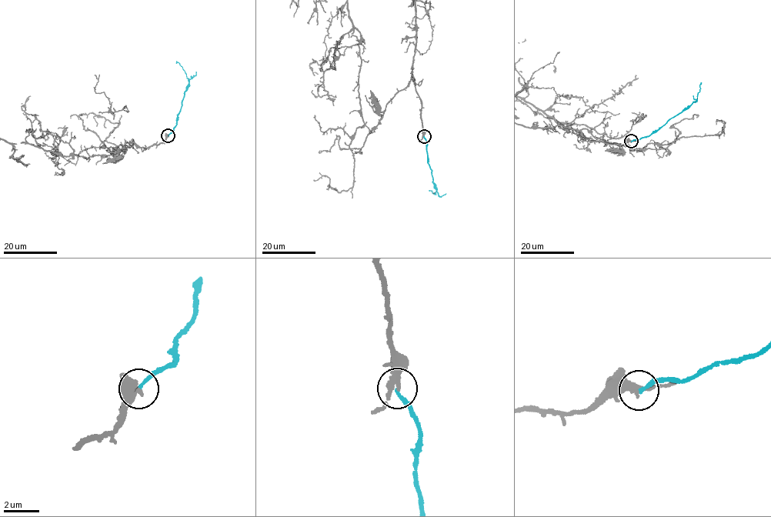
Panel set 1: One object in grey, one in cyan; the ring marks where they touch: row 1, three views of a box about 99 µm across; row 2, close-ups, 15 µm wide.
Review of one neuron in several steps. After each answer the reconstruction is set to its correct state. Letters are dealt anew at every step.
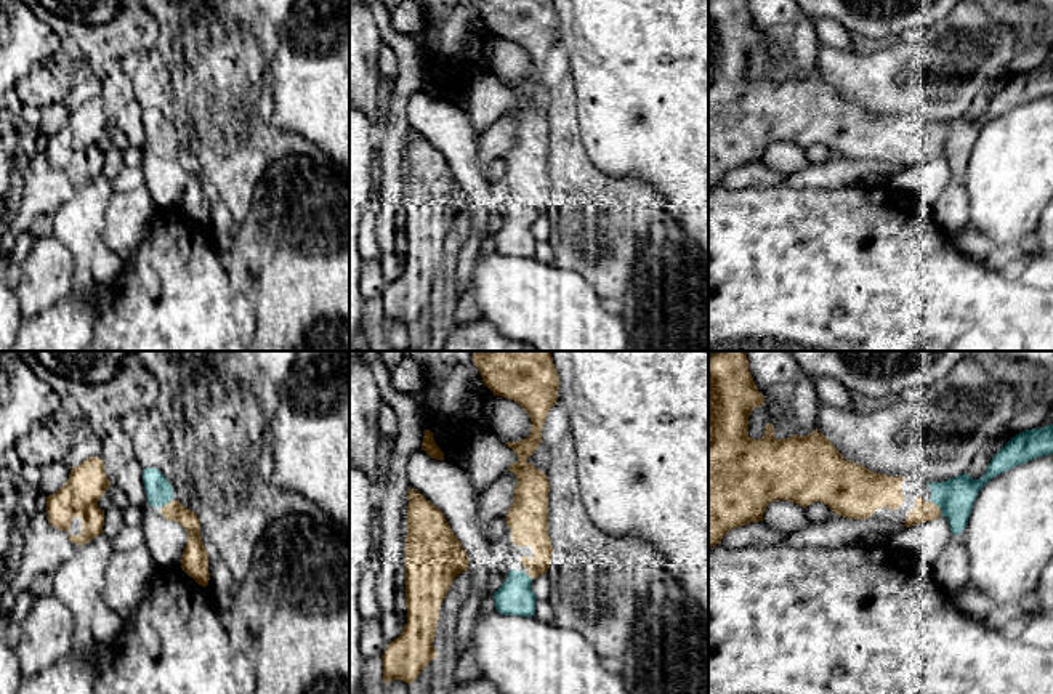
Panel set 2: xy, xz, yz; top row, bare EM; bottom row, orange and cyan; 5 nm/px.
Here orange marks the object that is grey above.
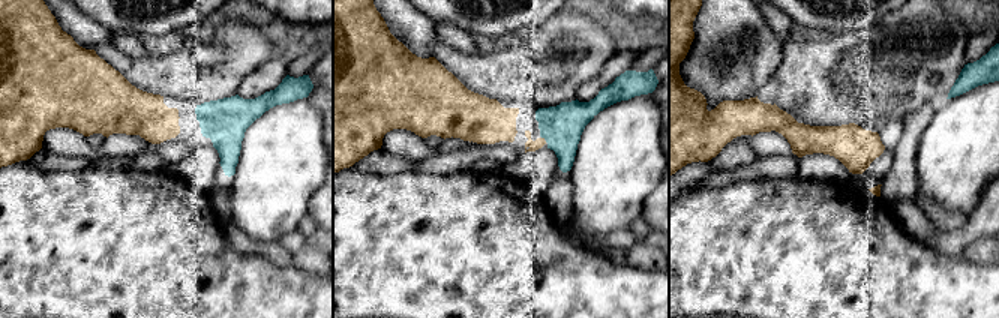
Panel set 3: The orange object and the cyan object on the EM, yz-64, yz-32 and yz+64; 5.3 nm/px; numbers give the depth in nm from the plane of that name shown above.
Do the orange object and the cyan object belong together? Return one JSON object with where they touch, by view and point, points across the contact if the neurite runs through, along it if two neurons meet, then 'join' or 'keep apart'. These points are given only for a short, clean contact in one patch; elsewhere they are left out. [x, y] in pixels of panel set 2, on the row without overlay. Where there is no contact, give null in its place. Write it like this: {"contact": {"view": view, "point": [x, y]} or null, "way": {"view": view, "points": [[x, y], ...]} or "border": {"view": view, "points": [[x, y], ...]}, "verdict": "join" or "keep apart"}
{"contact": {"view": "yz", "point": [940, 149]}, "verdict": "join"}

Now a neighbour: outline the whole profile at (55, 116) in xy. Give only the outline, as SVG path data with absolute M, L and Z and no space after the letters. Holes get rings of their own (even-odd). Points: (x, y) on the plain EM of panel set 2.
M64 99L40 107L40 123L35 128L38 135L53 136L69 120L71 107Z

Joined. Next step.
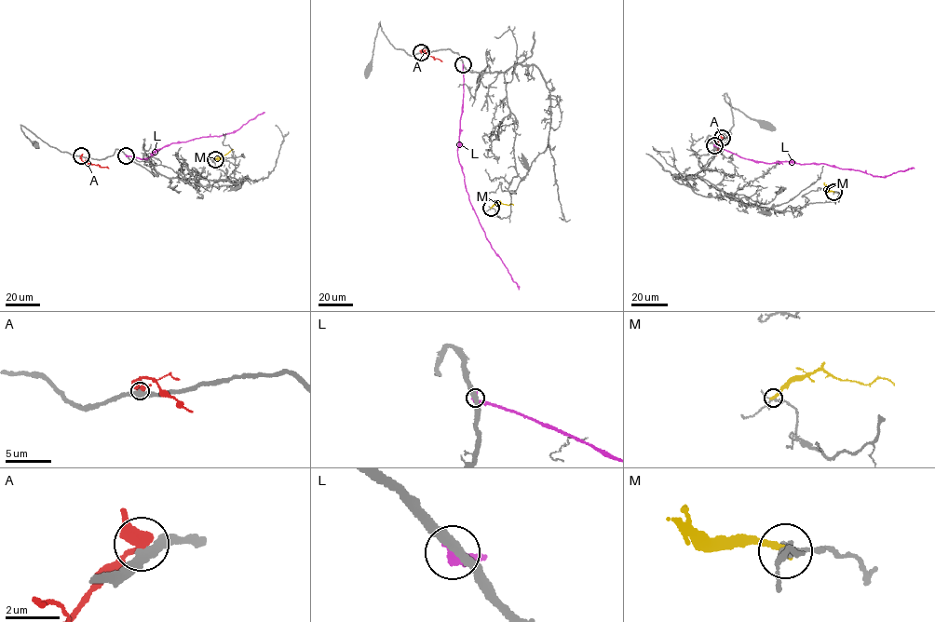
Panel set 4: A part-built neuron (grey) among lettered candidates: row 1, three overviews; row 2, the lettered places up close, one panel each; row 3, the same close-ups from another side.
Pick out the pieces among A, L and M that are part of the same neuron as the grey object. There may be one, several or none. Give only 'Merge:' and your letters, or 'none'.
Merge: none

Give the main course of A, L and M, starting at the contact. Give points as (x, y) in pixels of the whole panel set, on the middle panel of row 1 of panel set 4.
A: (421, 52), (425, 50), (442, 61)
L: (463, 64), (457, 153), (466, 190), (492, 248), (519, 289)
M: (491, 208), (499, 202), (513, 205)

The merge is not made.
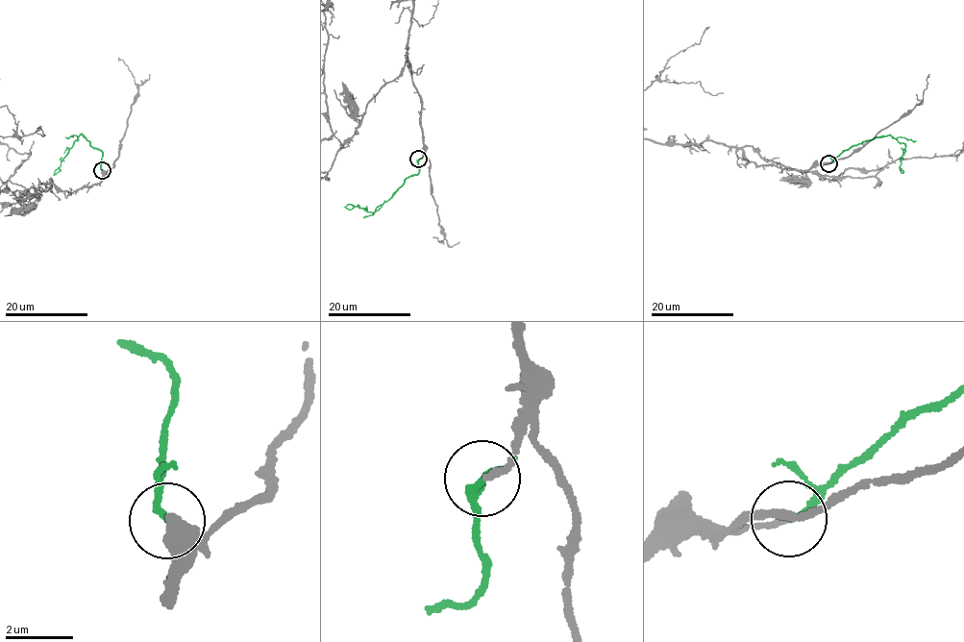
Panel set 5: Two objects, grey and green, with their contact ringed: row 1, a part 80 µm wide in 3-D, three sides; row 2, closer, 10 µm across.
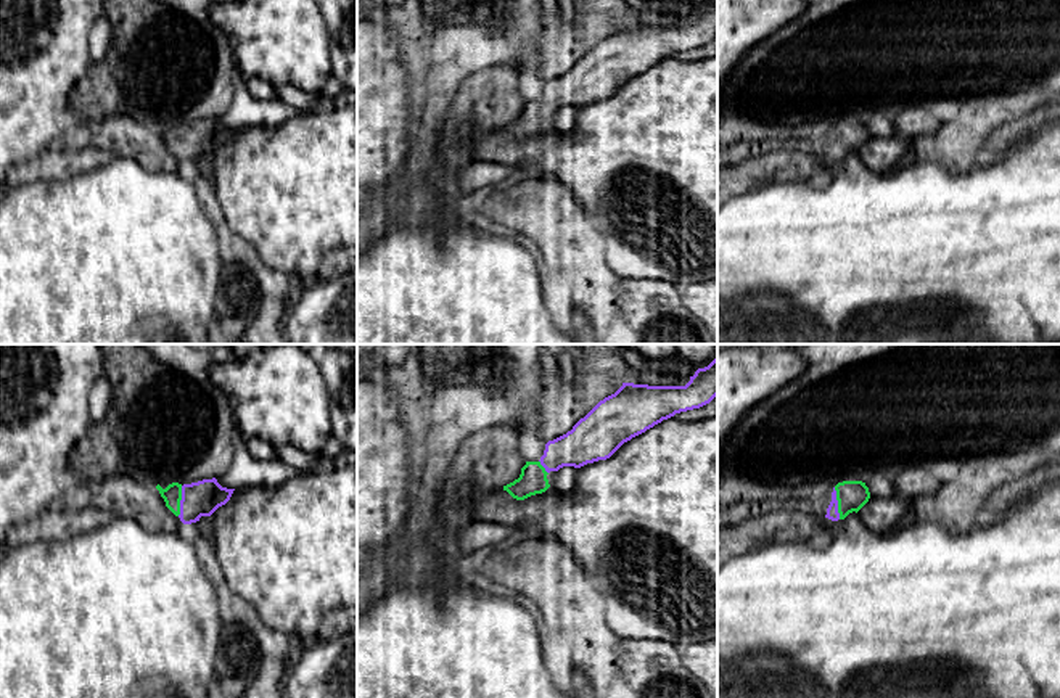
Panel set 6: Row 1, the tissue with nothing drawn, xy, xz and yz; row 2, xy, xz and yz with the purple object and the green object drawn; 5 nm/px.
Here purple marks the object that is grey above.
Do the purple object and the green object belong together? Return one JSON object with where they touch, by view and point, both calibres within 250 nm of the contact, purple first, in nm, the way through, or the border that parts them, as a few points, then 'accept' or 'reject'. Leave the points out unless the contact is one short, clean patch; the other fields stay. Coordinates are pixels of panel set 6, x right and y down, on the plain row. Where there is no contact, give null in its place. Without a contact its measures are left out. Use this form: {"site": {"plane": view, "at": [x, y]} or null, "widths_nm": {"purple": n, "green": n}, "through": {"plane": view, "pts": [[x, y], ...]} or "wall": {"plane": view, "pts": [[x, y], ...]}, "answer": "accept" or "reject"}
{"site": {"plane": "yz", "at": [837, 143]}, "widths_nm": {"purple": 60, "green": 150}, "through": {"plane": "yz", "pts": [[832, 151], [837, 143], [851, 135]]}, "answer": "accept"}

